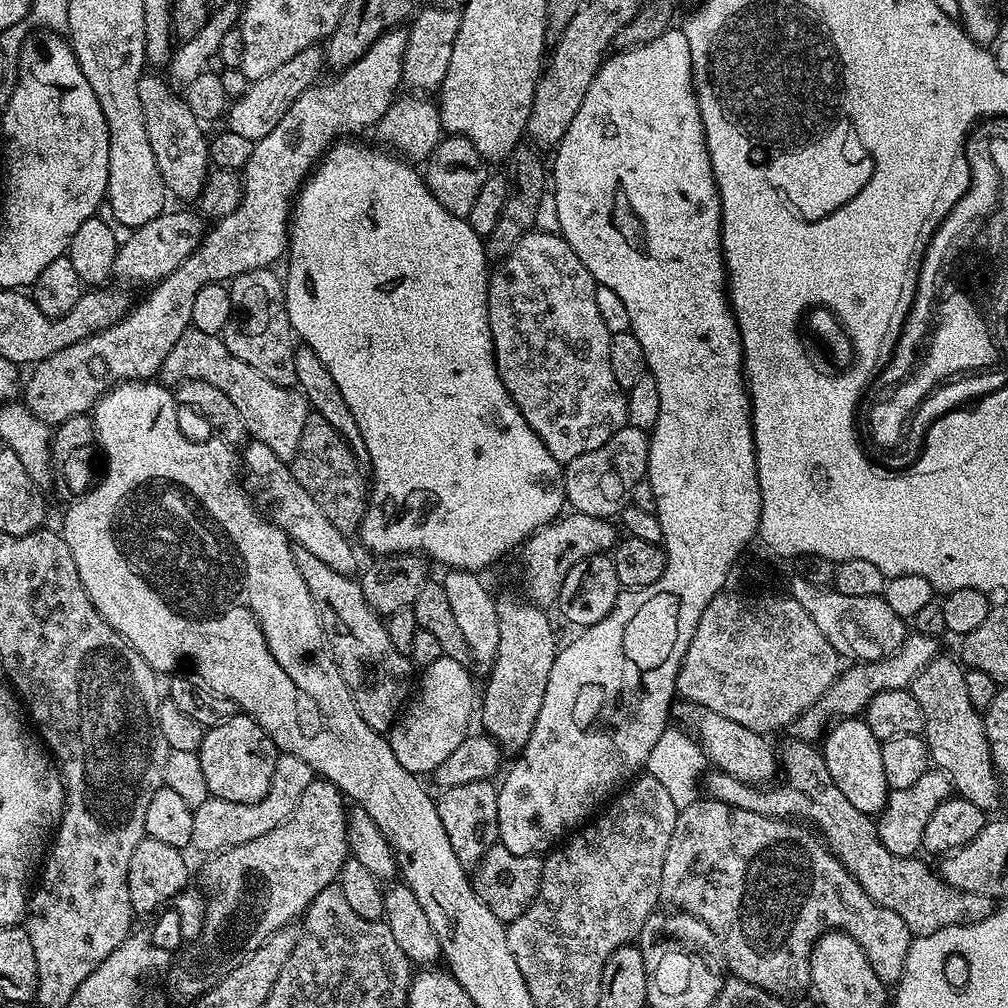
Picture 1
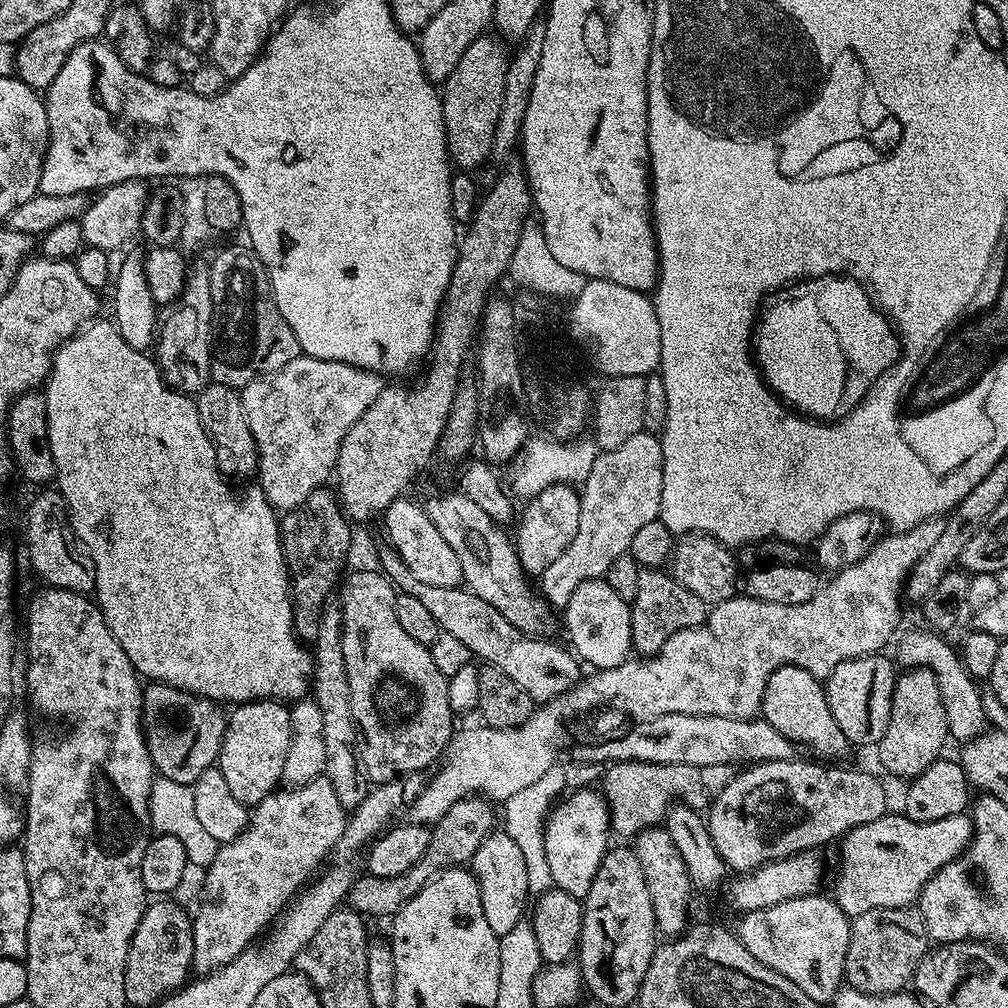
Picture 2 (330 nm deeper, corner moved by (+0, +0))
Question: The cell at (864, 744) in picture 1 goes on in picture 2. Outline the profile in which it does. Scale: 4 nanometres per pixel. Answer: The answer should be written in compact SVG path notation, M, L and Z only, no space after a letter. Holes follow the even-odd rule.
M787 664L786 666L782 666L778 670L774 670L774 674L770 674L770 678L766 682L766 690L764 691L764 697L762 698L762 702L760 703L760 711L762 713L762 719L766 722L770 722L770 726L774 726L774 730L778 730L778 734L782 734L786 737L787 740L791 740L793 745L799 746L800 744L804 748L809 748L812 752L817 752L817 757L820 758L828 758L824 756L830 756L832 759L831 761L839 761L836 760L839 756L844 756L850 751L850 745L848 739L846 738L846 734L842 734L842 730L838 730L838 722L834 722L834 714L830 714L830 706L826 702L826 694L824 693L824 684L815 676L814 674L810 674L806 670L802 670L798 666L790 666Z

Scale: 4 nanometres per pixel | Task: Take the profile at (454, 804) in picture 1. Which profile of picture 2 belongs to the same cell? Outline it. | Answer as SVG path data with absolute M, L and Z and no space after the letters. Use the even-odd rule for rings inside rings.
M494 830L484 839L482 846L478 846L470 870L476 876L482 894L482 911L486 913L490 930L494 930L494 934L499 937L510 934L510 930L514 930L514 926L518 926L518 922L525 919L526 909L530 904L526 858L522 858L522 850L518 850L514 838L510 838L507 832Z

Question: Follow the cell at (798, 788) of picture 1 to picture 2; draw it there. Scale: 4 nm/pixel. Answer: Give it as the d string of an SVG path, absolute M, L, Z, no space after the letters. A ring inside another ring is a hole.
M617 760L603 769L602 795L608 803L612 823L611 831L620 836L634 838L642 830L657 827L668 815L668 809L679 802L704 810L711 806L731 782L734 768L722 766L682 766L681 764L647 764L637 760Z

